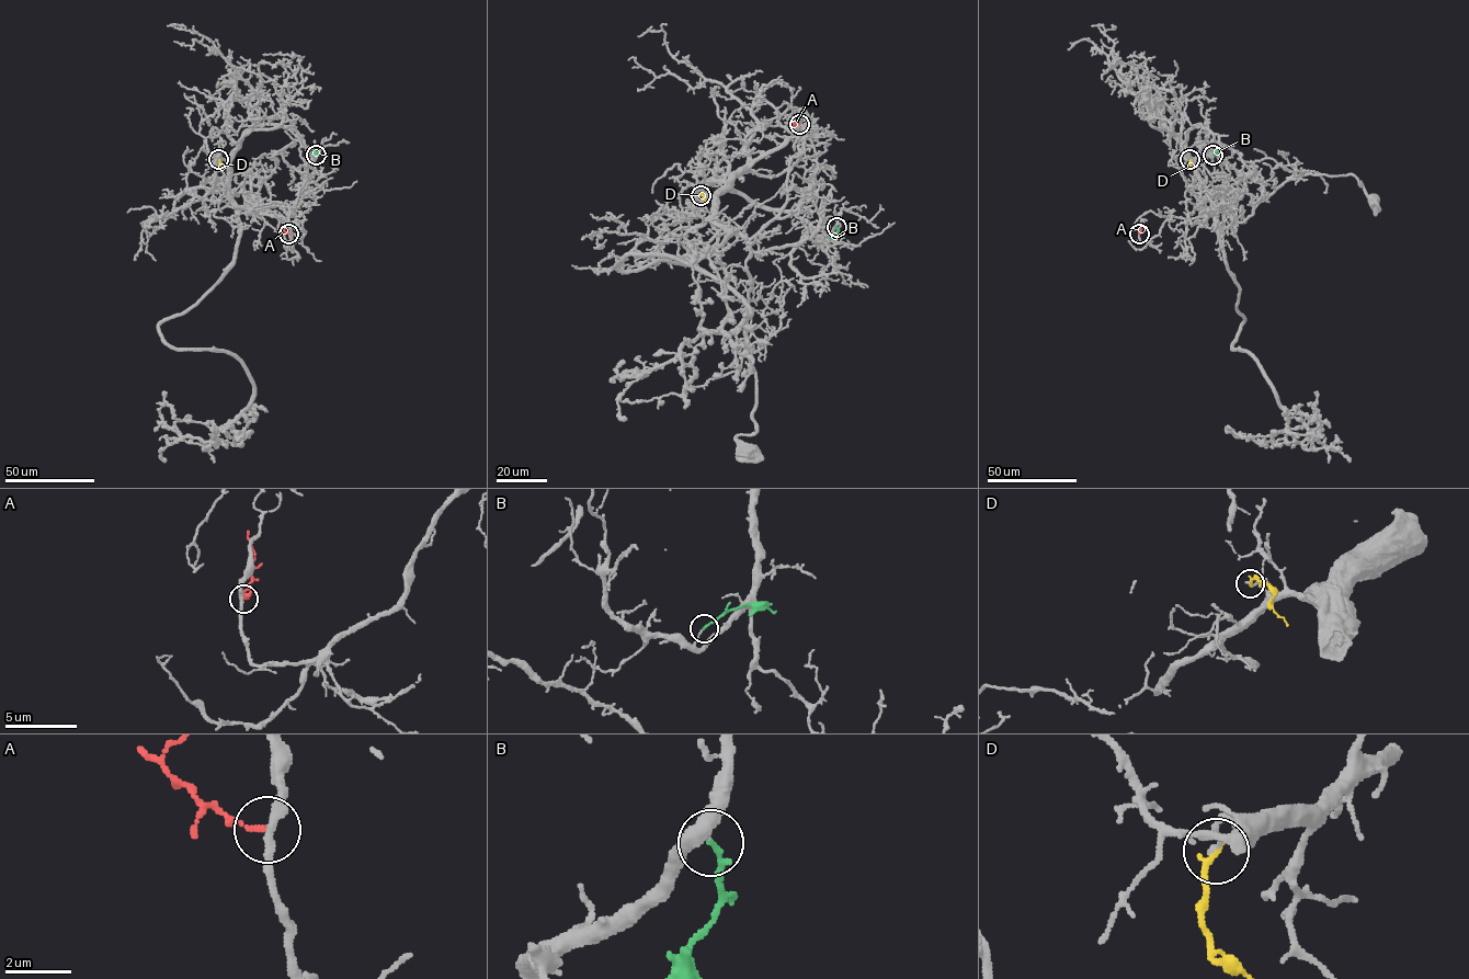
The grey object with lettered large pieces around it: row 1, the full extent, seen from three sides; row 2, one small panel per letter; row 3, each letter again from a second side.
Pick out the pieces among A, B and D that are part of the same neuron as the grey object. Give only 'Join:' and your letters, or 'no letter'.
Join: no letter

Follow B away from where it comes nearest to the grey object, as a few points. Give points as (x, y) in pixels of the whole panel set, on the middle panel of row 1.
B: (837, 227), (831, 240)

